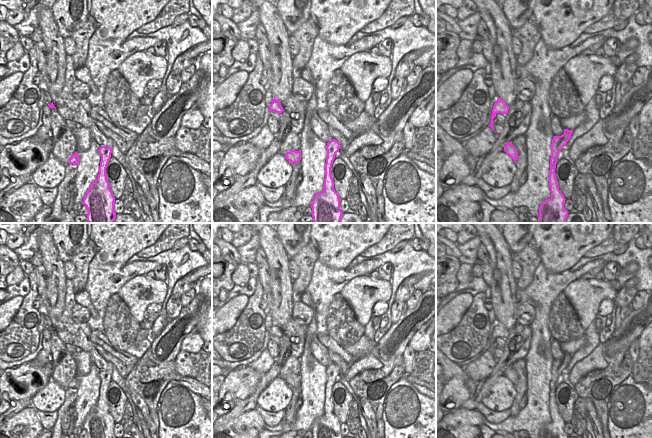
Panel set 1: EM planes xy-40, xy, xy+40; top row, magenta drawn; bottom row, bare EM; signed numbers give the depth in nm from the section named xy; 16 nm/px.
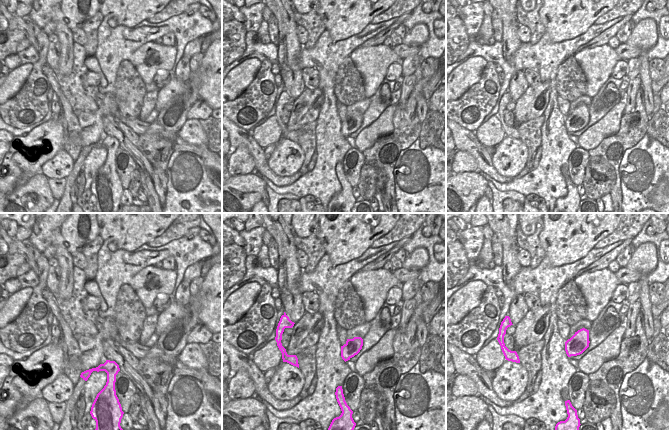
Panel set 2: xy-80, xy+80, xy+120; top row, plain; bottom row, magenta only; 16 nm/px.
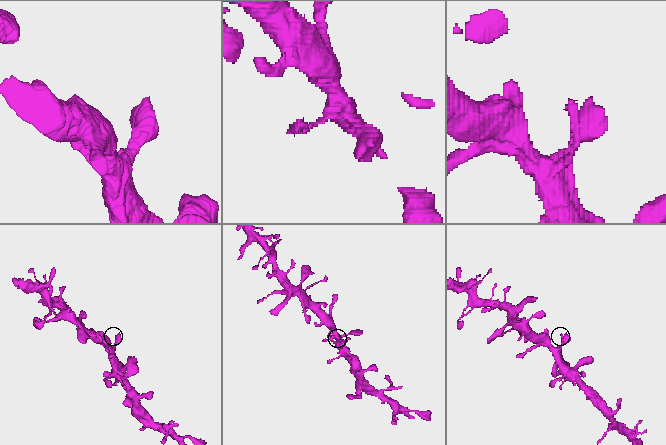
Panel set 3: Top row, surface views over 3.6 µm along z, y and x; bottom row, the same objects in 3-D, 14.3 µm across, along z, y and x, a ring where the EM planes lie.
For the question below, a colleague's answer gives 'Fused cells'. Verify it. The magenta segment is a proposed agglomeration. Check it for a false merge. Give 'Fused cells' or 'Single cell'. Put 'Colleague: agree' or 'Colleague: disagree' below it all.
Single cell
Colleague: disagree

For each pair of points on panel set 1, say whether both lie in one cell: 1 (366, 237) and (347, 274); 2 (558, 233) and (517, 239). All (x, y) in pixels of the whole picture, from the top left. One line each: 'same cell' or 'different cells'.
1: different cells
2: different cells

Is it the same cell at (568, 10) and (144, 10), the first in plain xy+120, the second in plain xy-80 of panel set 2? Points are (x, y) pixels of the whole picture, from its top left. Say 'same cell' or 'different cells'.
same cell

